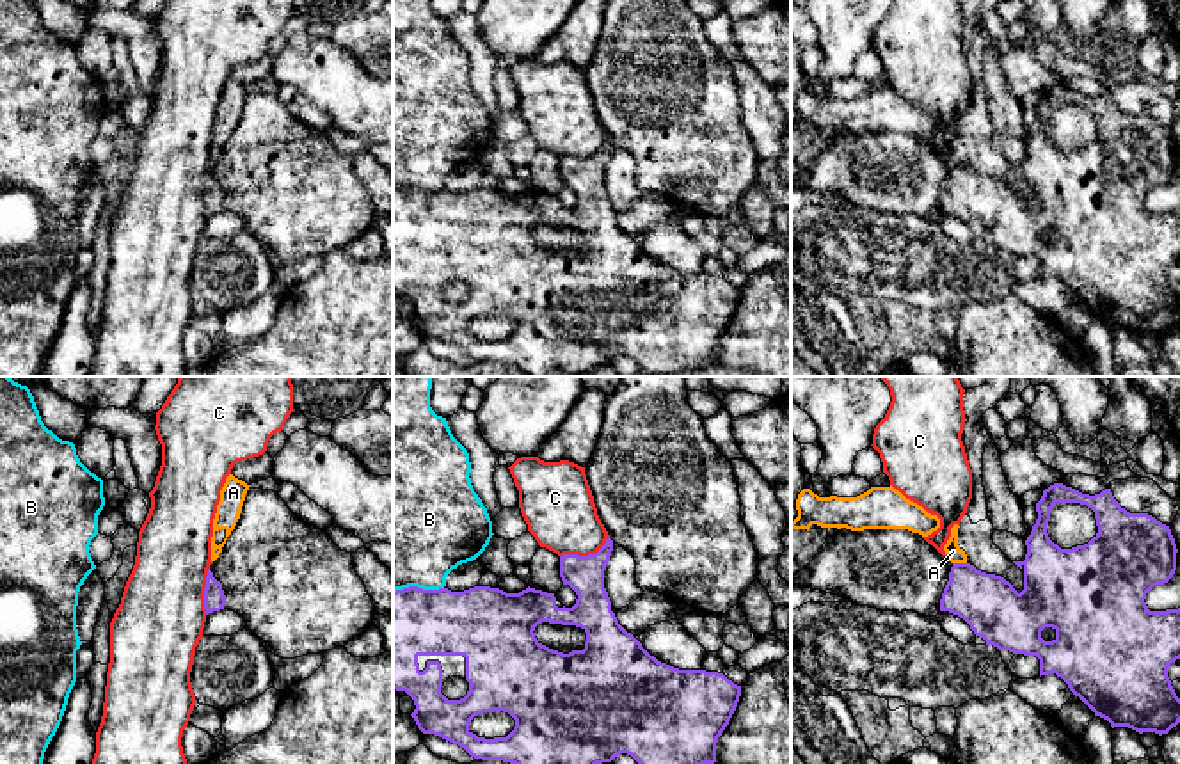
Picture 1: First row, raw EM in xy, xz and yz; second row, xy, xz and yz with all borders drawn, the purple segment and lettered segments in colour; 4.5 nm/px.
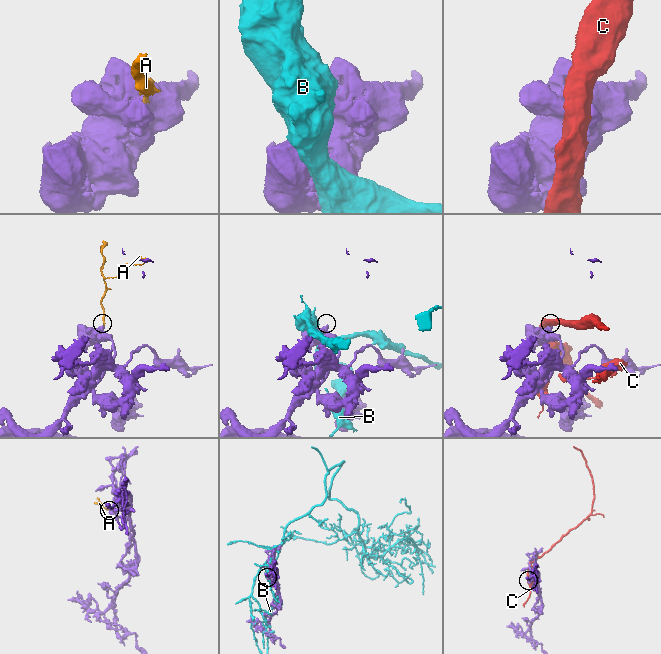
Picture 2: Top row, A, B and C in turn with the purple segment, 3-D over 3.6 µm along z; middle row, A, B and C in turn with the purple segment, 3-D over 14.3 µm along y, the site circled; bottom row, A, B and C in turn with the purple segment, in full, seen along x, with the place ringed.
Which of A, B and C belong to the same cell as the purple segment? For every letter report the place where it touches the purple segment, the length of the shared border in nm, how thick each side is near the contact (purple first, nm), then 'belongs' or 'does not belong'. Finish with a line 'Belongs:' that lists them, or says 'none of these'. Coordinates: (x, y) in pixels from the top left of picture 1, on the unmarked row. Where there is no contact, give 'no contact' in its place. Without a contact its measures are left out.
A: meets purple in yz at (960, 166); contact 60 nm long; 260 nm thick on the purple side, 70 nm on the other; does not belong
B: meets purple in xz at (418, 190); contact 240 nm long; 340 nm thick on the purple side, 480 nm on the other; does not belong
C: meets purple in xz at (585, 159); contact 240 nm long; 180 nm thick on the purple side, 320 nm on the other; does not belong
Belongs: none of these

